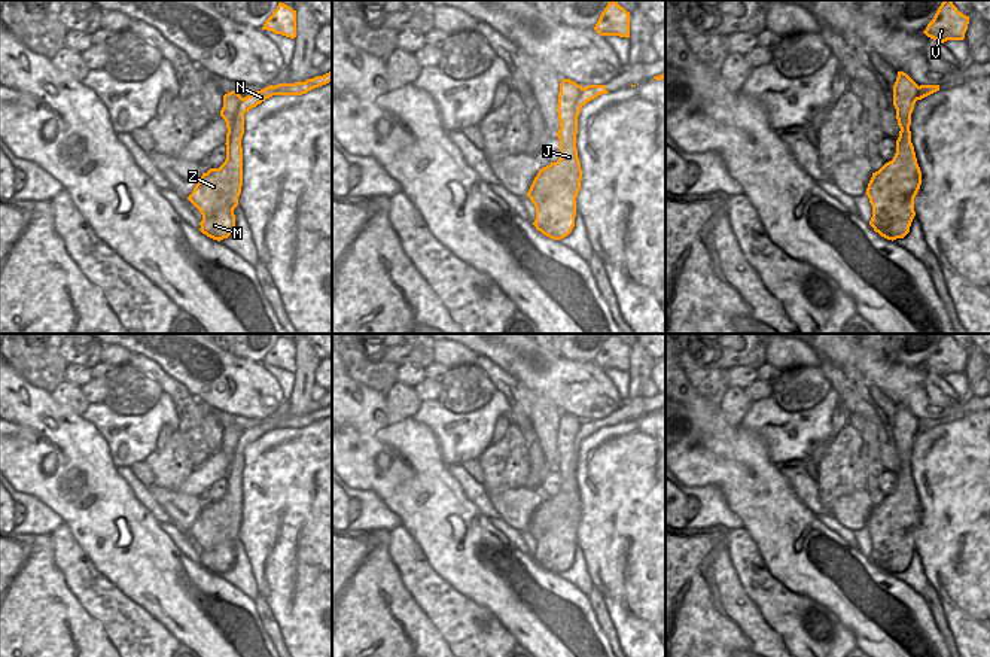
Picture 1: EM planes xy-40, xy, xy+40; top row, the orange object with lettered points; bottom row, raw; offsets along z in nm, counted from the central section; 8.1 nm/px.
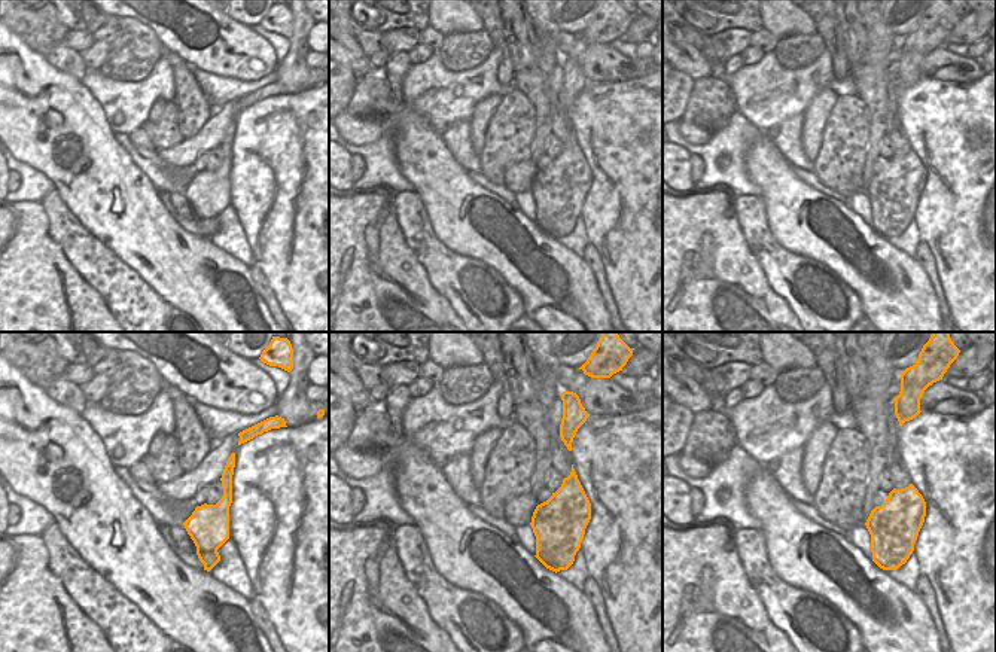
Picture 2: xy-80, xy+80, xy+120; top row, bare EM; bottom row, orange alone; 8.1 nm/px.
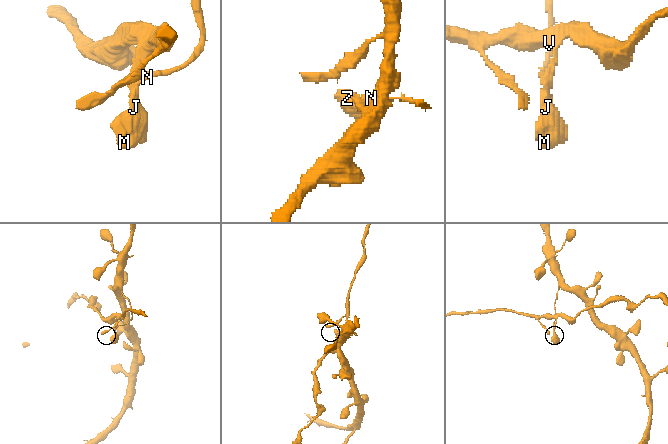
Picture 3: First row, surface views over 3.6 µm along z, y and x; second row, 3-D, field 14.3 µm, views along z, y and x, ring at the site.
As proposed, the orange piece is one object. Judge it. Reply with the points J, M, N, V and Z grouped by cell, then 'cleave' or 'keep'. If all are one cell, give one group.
J M V Z / N | cleave

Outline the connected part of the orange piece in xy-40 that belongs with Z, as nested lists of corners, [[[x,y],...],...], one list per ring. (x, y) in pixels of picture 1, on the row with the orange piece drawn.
[[[237,91],[223,95],[220,116],[226,122],[226,159],[219,168],[202,173],[188,200],[199,210],[199,231],[213,240],[228,238],[235,231],[234,209],[243,186],[244,113],[238,112],[243,97]]]

